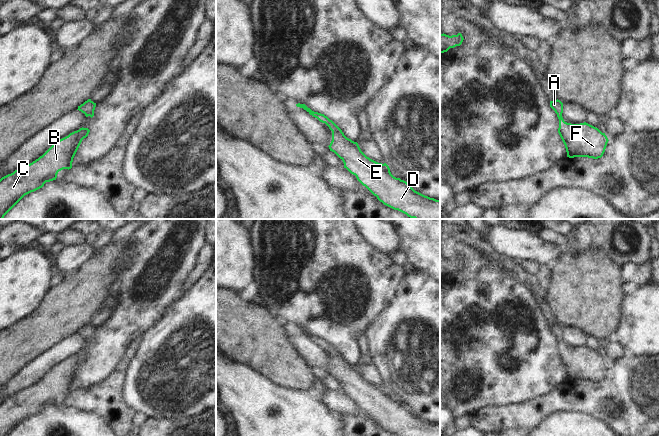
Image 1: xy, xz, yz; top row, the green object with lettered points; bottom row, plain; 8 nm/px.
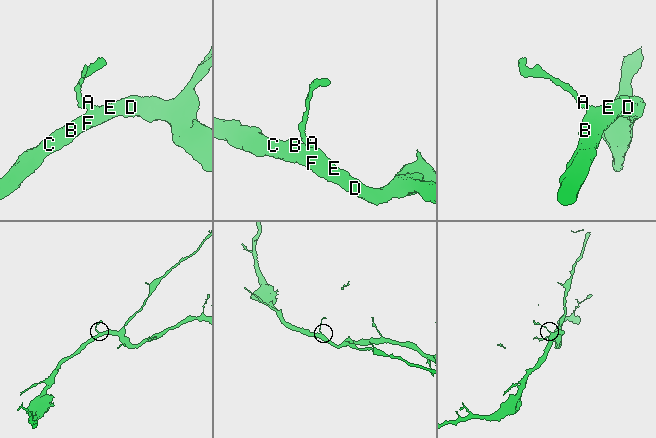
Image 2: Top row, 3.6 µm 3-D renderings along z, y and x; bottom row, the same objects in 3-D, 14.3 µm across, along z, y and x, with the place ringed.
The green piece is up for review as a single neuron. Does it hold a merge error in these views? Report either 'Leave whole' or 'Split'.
Leave whole.

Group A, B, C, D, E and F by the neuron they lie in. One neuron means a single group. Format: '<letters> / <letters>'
A B C D E F

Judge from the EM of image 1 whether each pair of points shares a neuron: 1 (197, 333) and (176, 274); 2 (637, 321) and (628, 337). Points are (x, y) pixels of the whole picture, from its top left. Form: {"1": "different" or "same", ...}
{"1": "different", "2": "same"}

